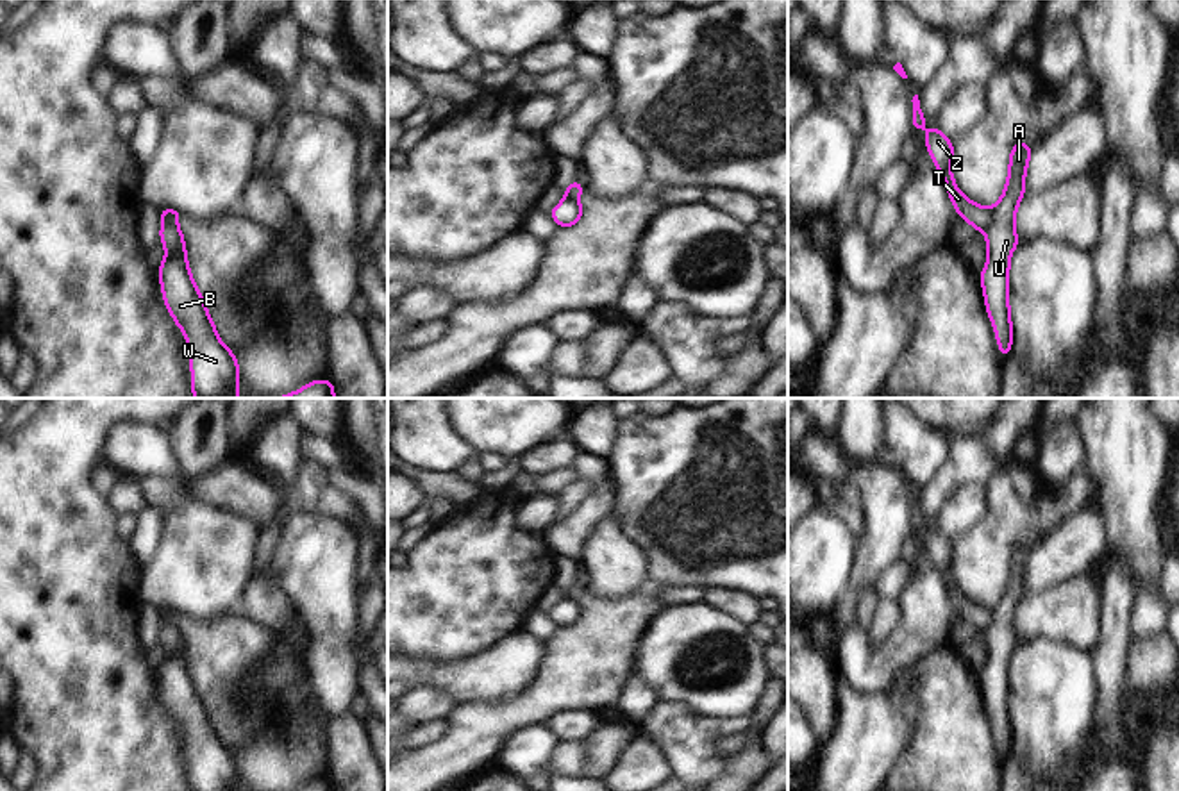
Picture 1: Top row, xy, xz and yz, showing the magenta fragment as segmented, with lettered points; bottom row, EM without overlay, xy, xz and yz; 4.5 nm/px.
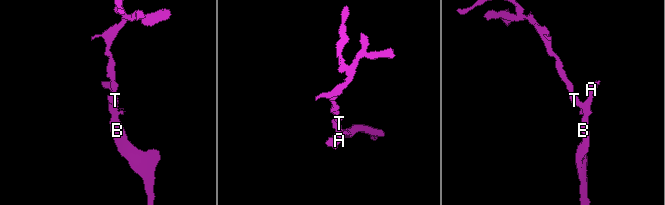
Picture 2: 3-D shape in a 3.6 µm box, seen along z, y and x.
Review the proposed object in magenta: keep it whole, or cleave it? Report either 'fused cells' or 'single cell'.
fused cells

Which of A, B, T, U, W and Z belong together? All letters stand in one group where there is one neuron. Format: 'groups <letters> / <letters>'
groups A B U W / T Z

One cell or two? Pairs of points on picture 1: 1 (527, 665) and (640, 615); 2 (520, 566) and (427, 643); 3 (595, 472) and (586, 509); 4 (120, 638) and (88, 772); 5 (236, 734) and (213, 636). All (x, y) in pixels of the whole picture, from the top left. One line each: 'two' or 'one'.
1: two
2: one
3: one
4: one
5: one

